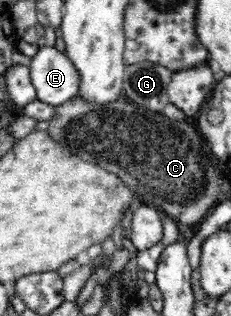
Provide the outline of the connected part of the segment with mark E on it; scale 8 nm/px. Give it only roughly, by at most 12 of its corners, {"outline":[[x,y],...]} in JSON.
{"outline":[[52,46],[27,66],[36,98],[55,108],[75,99],[80,75]]}

